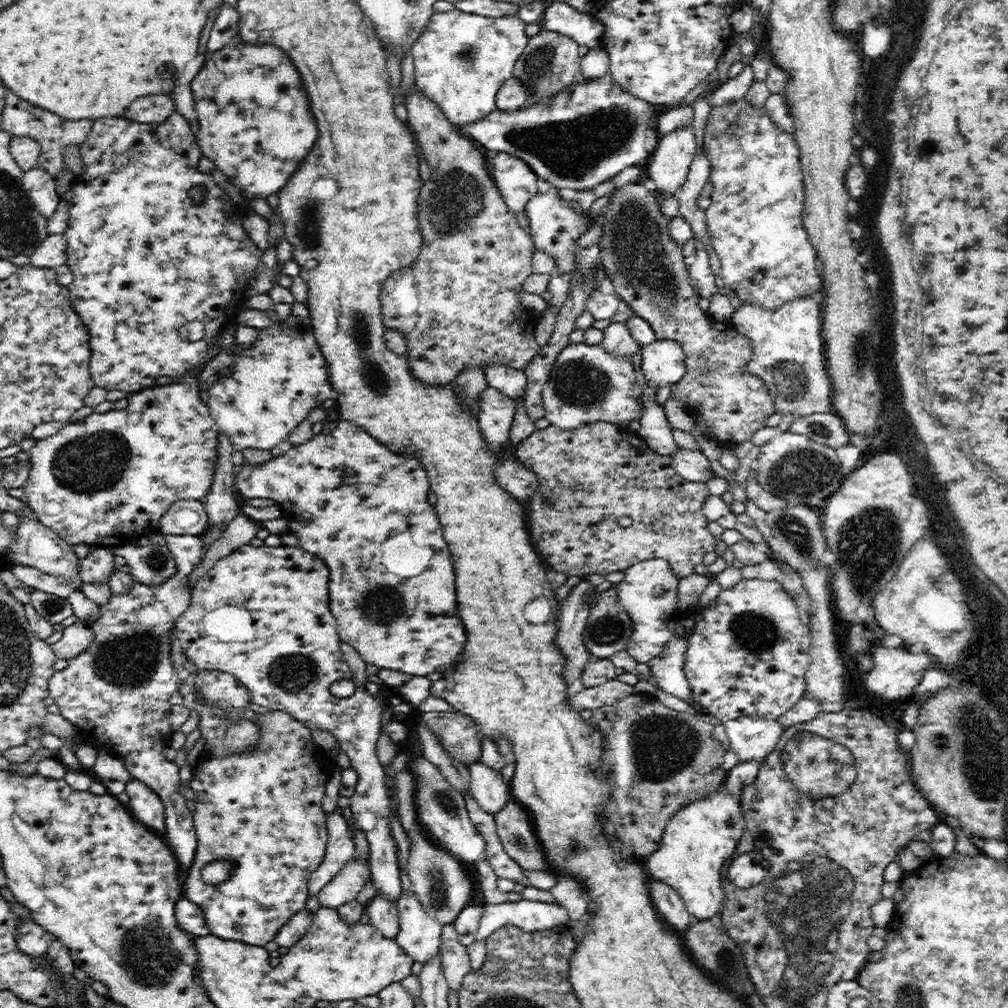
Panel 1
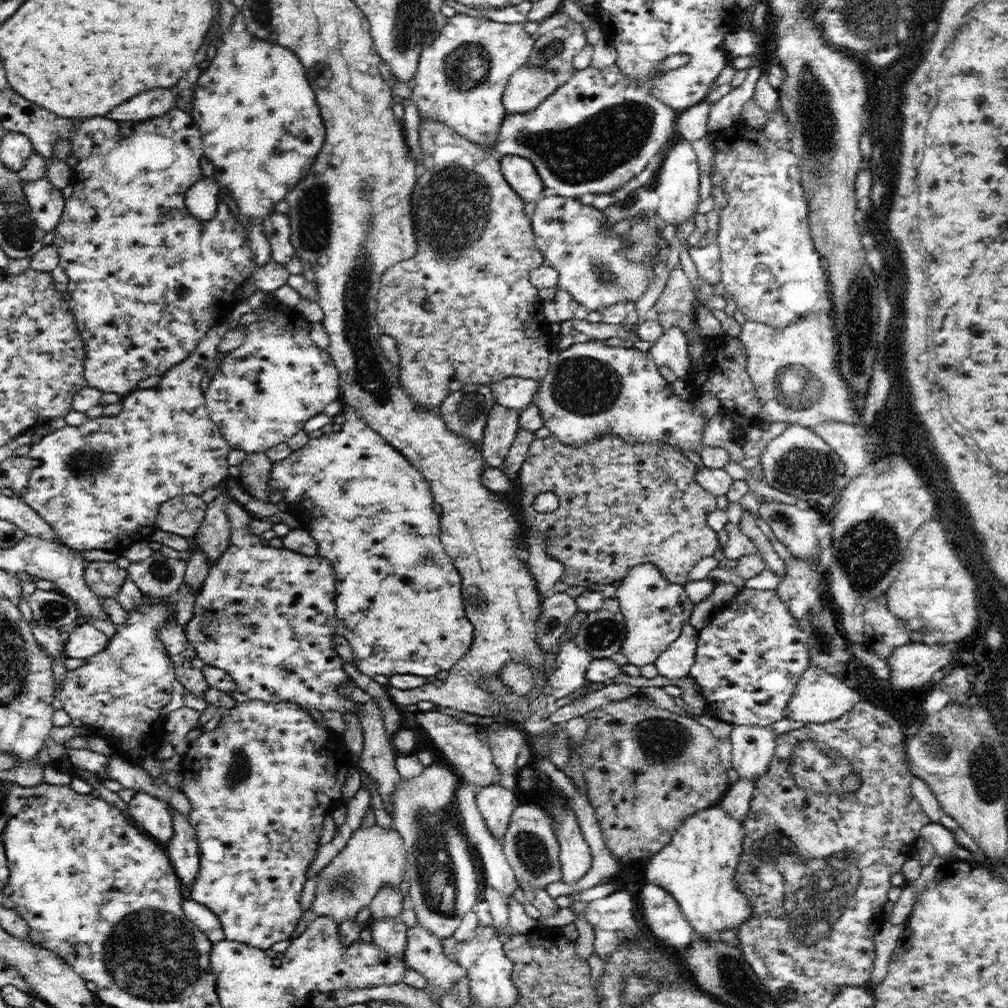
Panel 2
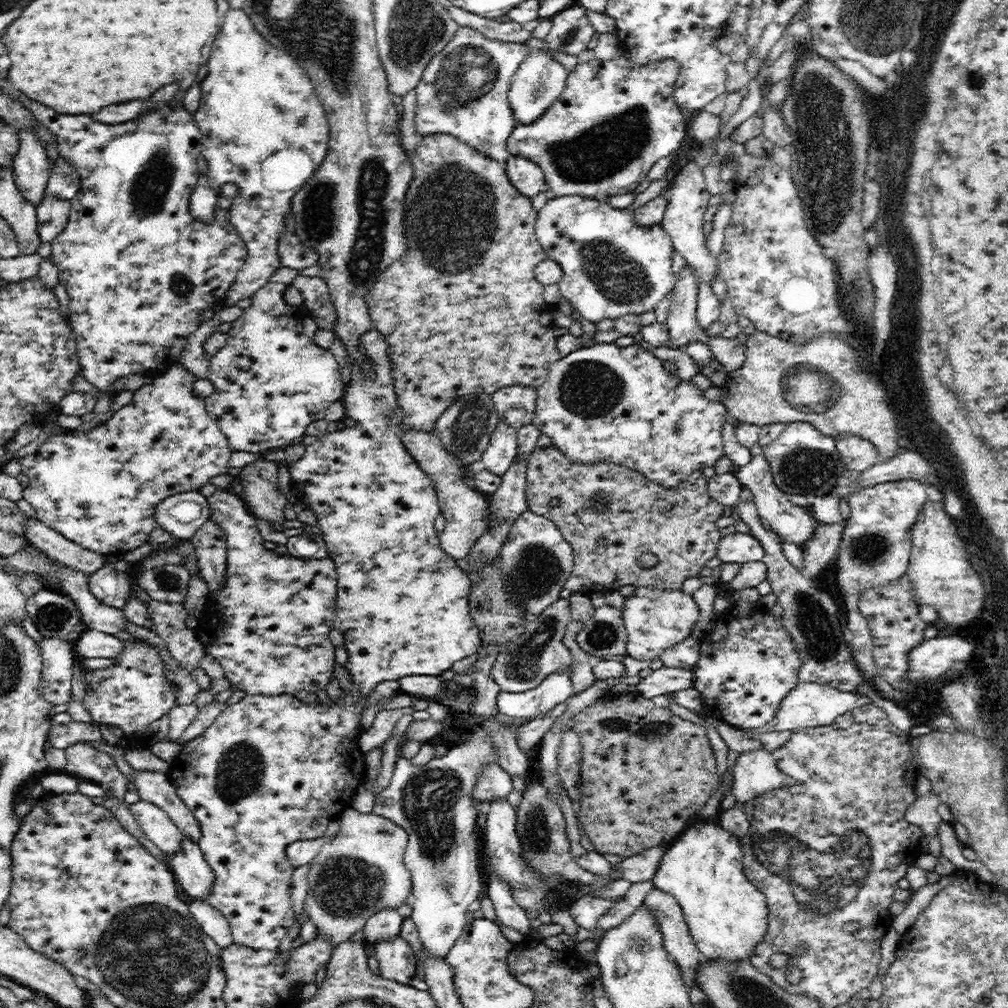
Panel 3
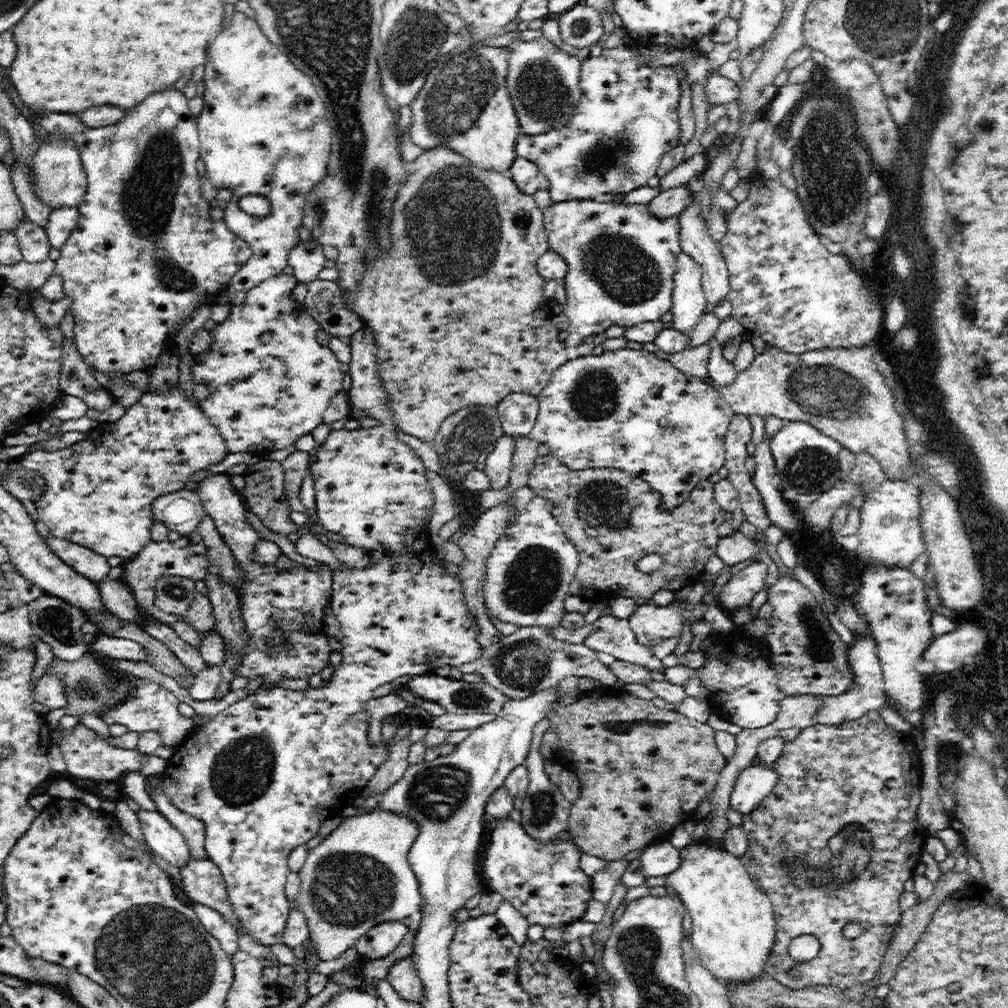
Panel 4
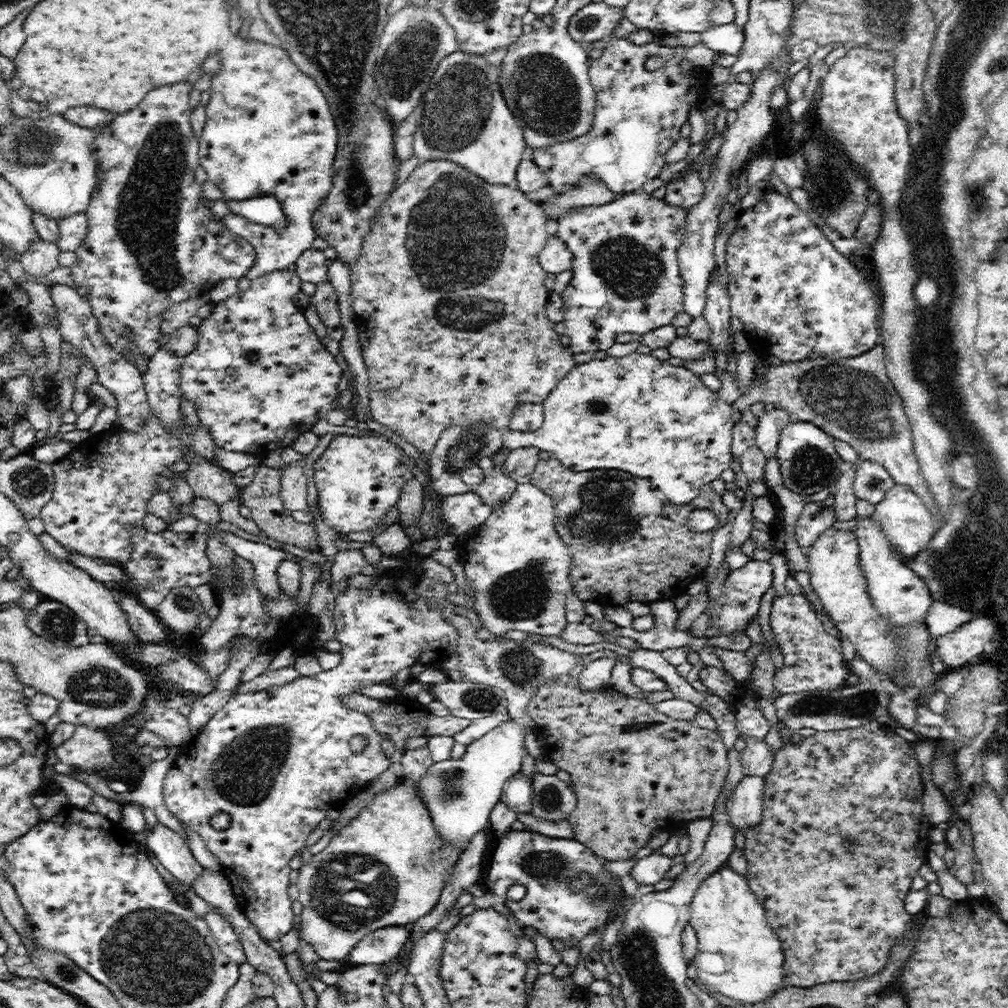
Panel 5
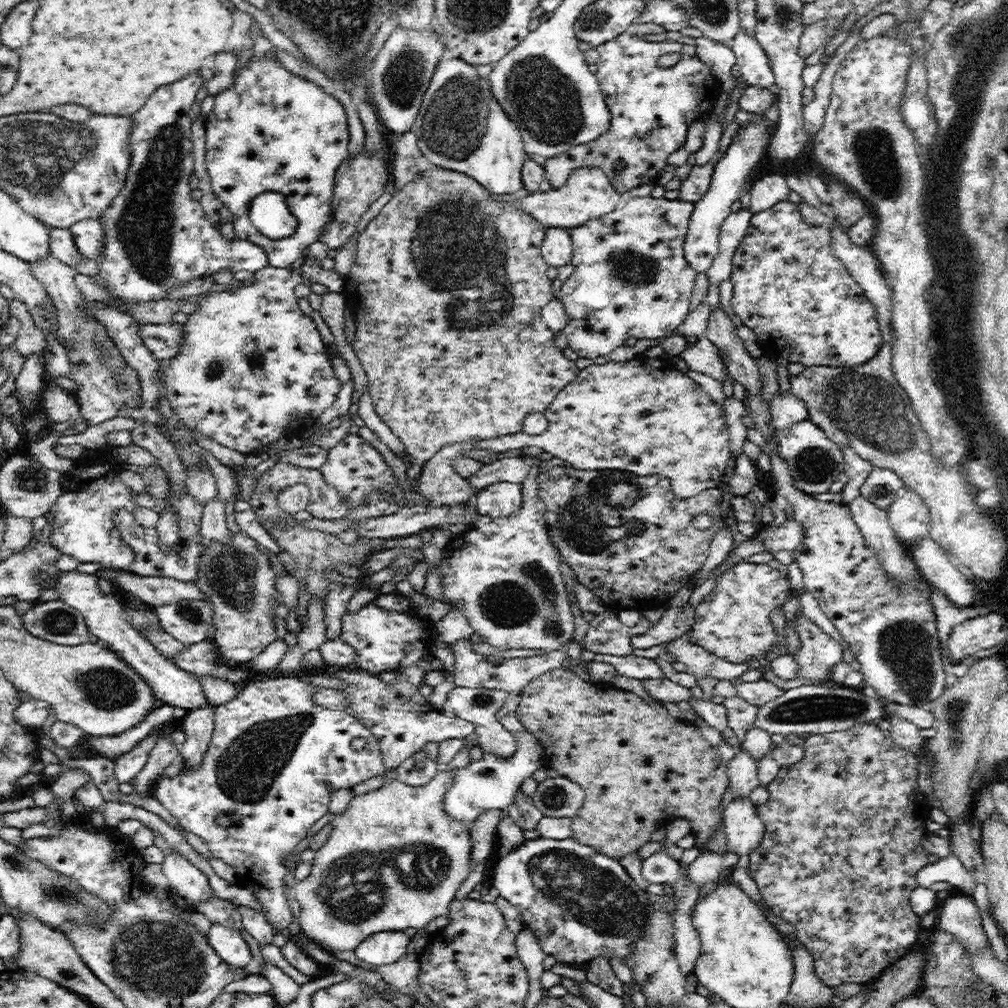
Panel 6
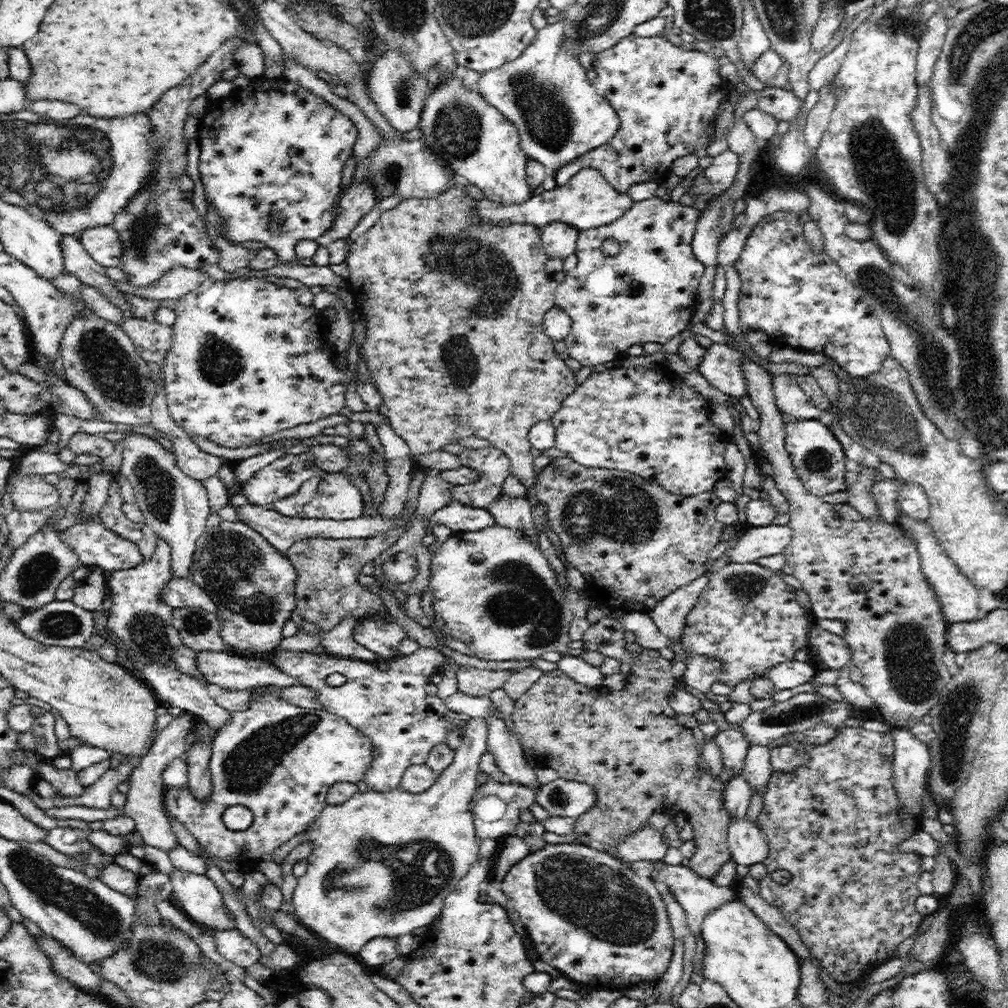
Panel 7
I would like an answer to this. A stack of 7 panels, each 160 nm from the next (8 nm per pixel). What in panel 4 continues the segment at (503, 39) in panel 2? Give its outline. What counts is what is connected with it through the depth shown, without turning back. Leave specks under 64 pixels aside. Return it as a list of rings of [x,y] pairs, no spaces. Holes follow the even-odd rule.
[[[464,42],[458,50],[446,55],[428,75],[418,100],[412,102],[416,124],[410,128],[410,140],[422,153],[444,147],[466,158],[478,170],[486,172],[510,171],[518,158],[517,144],[521,136],[520,123],[506,88],[506,64],[509,51],[502,47]]]

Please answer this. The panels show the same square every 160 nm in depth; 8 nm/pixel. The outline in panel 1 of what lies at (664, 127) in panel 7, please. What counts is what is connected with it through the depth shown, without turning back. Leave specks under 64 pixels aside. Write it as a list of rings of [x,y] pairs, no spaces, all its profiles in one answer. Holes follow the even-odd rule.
[[[611,70],[596,79],[581,78],[572,82],[564,90],[552,92],[542,100],[535,100],[530,105],[517,111],[500,109],[487,118],[463,130],[482,145],[490,155],[508,153],[526,161],[542,180],[558,190],[572,188],[578,192],[592,190],[606,180],[612,180],[630,166],[645,165],[651,153],[651,144],[646,138],[650,128],[656,129],[664,108],[652,104],[643,98],[634,96],[620,86]]]

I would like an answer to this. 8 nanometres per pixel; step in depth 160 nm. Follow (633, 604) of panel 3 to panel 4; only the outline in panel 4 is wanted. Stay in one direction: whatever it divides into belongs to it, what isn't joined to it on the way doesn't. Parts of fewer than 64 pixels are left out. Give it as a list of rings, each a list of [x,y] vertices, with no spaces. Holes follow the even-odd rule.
[[[650,601],[645,605],[640,605],[638,610],[628,619],[629,625],[637,636],[638,642],[654,648],[658,642],[681,631],[682,620],[692,618],[692,620],[701,620],[702,602],[700,606],[690,612],[690,606],[681,604],[676,608],[675,603],[666,606],[659,606]]]

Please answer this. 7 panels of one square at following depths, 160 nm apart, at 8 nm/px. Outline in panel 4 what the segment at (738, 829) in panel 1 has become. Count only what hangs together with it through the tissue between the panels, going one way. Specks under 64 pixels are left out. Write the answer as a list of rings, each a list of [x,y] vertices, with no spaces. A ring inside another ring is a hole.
[[[704,841],[689,845],[680,850],[682,866],[668,876],[667,887],[678,892],[691,917],[691,946],[694,948],[702,966],[714,979],[729,986],[730,990],[768,976],[766,965],[774,952],[777,922],[771,901],[766,894],[760,893],[749,878],[742,861],[732,857],[721,847],[712,847]]]

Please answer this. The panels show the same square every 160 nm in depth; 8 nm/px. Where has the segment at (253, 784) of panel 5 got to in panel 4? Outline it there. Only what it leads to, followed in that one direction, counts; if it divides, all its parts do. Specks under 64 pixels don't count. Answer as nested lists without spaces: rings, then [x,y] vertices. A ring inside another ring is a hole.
[[[359,329],[349,338],[351,346],[351,361],[349,362],[348,375],[352,378],[351,390],[348,392],[350,396],[350,405],[352,409],[363,410],[370,417],[376,418],[381,422],[380,426],[374,428],[359,428],[355,432],[335,432],[329,435],[319,451],[313,452],[312,464],[310,468],[314,474],[315,480],[315,500],[317,502],[317,522],[322,524],[330,535],[336,533],[340,539],[346,539],[349,545],[364,549],[372,559],[372,566],[364,570],[353,571],[345,567],[343,571],[333,571],[333,585],[330,594],[330,606],[333,613],[340,622],[338,628],[337,639],[342,644],[342,660],[340,664],[335,666],[334,672],[330,678],[324,679],[324,684],[320,688],[310,688],[290,690],[282,687],[264,688],[260,687],[255,693],[250,693],[246,698],[239,700],[221,710],[208,720],[195,727],[193,736],[182,742],[180,745],[174,746],[172,756],[166,760],[164,770],[164,782],[162,792],[170,805],[176,809],[197,818],[204,823],[205,826],[205,849],[207,850],[209,859],[217,864],[224,874],[226,885],[228,886],[228,897],[236,909],[238,919],[244,923],[245,929],[252,934],[260,943],[265,946],[272,947],[277,943],[283,943],[283,932],[288,924],[291,914],[291,899],[286,893],[286,882],[290,869],[288,859],[291,852],[298,846],[305,845],[308,840],[316,836],[322,822],[330,819],[334,815],[339,815],[342,808],[353,804],[354,800],[360,796],[362,788],[376,774],[380,766],[384,765],[389,757],[388,747],[384,745],[376,745],[370,742],[370,723],[371,717],[365,711],[364,706],[367,700],[372,698],[372,693],[376,688],[384,684],[394,682],[396,678],[405,674],[434,673],[441,666],[459,667],[464,663],[478,658],[480,654],[481,644],[474,638],[474,623],[471,618],[466,617],[466,607],[462,605],[462,591],[460,591],[459,577],[449,575],[441,569],[441,561],[435,560],[434,548],[432,547],[431,533],[428,529],[426,514],[432,515],[432,506],[434,495],[428,480],[425,476],[425,467],[418,458],[416,452],[410,449],[406,444],[402,443],[395,435],[395,426],[391,418],[391,413],[387,408],[387,400],[385,399],[384,390],[380,387],[378,375],[376,375],[376,363],[374,363],[374,341],[370,329]]]

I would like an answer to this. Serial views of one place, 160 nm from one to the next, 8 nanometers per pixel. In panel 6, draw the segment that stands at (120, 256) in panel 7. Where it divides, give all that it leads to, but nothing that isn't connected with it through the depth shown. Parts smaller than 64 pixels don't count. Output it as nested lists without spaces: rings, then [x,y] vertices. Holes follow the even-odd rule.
[[[88,219],[77,222],[71,228],[72,234],[78,250],[84,258],[88,260],[97,260],[105,251],[106,229],[101,219]]]

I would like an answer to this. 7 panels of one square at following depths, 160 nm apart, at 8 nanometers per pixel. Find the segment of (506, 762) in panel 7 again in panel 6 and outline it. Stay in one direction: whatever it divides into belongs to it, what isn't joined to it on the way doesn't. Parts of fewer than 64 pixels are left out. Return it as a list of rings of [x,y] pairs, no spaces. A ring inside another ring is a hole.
[[[458,687],[456,690],[452,690],[447,698],[446,708],[452,710],[456,717],[463,718],[468,722],[471,722],[475,726],[475,734],[478,745],[488,753],[498,759],[510,760],[517,749],[516,739],[512,732],[509,732],[499,721],[497,716],[498,712],[504,708],[506,700],[506,692],[502,690],[489,690],[488,688],[476,688],[474,690],[470,688]]]

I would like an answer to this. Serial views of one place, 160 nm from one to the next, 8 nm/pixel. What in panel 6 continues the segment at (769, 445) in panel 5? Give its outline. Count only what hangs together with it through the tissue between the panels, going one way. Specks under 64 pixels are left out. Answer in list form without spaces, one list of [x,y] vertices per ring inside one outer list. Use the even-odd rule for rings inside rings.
[[[777,391],[771,400],[772,417],[774,417],[774,427],[778,429],[778,437],[784,434],[796,423],[805,419],[810,419],[808,405],[800,399],[794,392]]]

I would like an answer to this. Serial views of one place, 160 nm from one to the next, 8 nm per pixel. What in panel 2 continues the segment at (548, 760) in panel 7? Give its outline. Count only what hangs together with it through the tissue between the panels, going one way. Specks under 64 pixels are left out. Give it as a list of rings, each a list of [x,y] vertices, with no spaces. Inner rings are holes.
[[[638,693],[636,695],[629,696],[628,698],[624,698],[622,700],[610,700],[610,702],[606,702],[603,706],[597,707],[596,709],[590,710],[584,714],[580,714],[580,717],[586,721],[588,725],[586,736],[583,740],[583,747],[581,748],[581,759],[582,759],[582,770],[585,776],[585,784],[587,786],[587,795],[588,801],[590,801],[590,805],[592,805],[592,809],[594,809],[594,817],[596,817],[596,821],[598,821],[598,828],[600,829],[600,837],[602,837],[602,841],[604,841],[604,845],[610,853],[621,857],[623,860],[625,859],[649,859],[653,857],[659,850],[662,850],[671,840],[672,837],[676,834],[676,831],[682,826],[682,823],[690,817],[693,817],[697,812],[709,809],[710,807],[714,807],[718,805],[720,800],[724,797],[724,794],[730,788],[728,781],[728,773],[727,770],[723,766],[720,765],[720,759],[718,757],[718,749],[716,746],[719,744],[718,740],[714,738],[714,735],[710,732],[710,730],[700,724],[700,722],[691,719],[690,717],[684,717],[682,715],[677,715],[668,710],[662,710],[654,703],[648,701],[648,699],[642,693]]]

